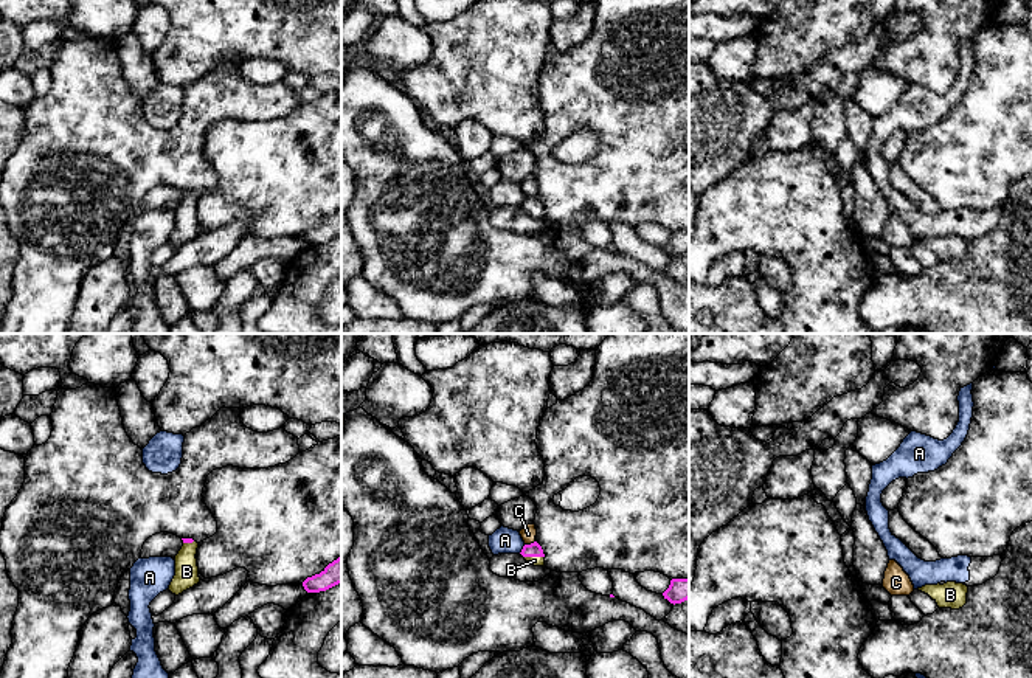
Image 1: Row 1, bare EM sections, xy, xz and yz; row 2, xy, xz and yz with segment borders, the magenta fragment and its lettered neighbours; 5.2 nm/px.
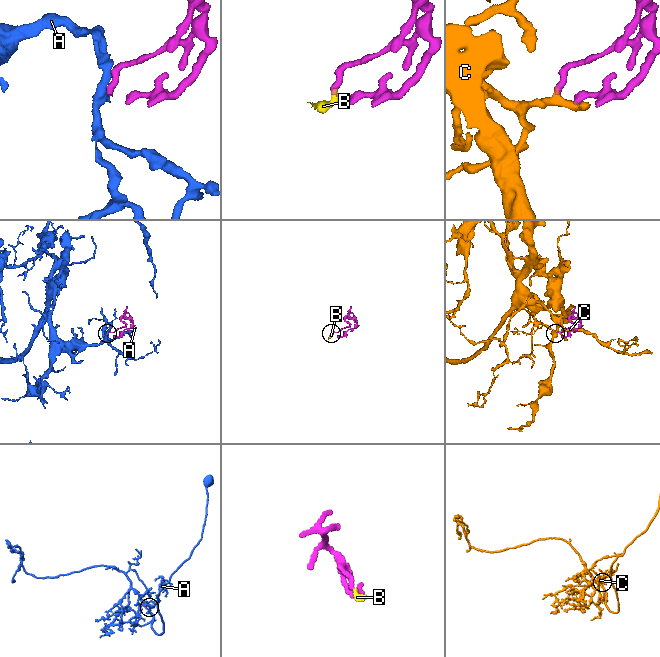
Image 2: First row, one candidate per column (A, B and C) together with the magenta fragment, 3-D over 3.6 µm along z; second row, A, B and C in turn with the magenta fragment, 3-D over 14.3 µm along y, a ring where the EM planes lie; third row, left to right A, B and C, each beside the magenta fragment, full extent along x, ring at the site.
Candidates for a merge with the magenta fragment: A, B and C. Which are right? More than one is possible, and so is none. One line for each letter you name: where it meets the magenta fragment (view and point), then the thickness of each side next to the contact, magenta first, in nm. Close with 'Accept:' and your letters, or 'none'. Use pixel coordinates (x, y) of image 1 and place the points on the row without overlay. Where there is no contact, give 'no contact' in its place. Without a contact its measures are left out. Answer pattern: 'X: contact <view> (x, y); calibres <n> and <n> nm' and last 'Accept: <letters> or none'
B: contact xz (534, 208); calibres 80 and 50 nm
Accept: B

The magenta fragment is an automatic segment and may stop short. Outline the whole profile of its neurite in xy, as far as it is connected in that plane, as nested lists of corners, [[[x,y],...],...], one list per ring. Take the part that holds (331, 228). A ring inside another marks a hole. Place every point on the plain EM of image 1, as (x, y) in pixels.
[[[341,208],[329,216],[320,227],[307,230],[303,239],[307,245],[320,245],[338,236],[341,236]]]

